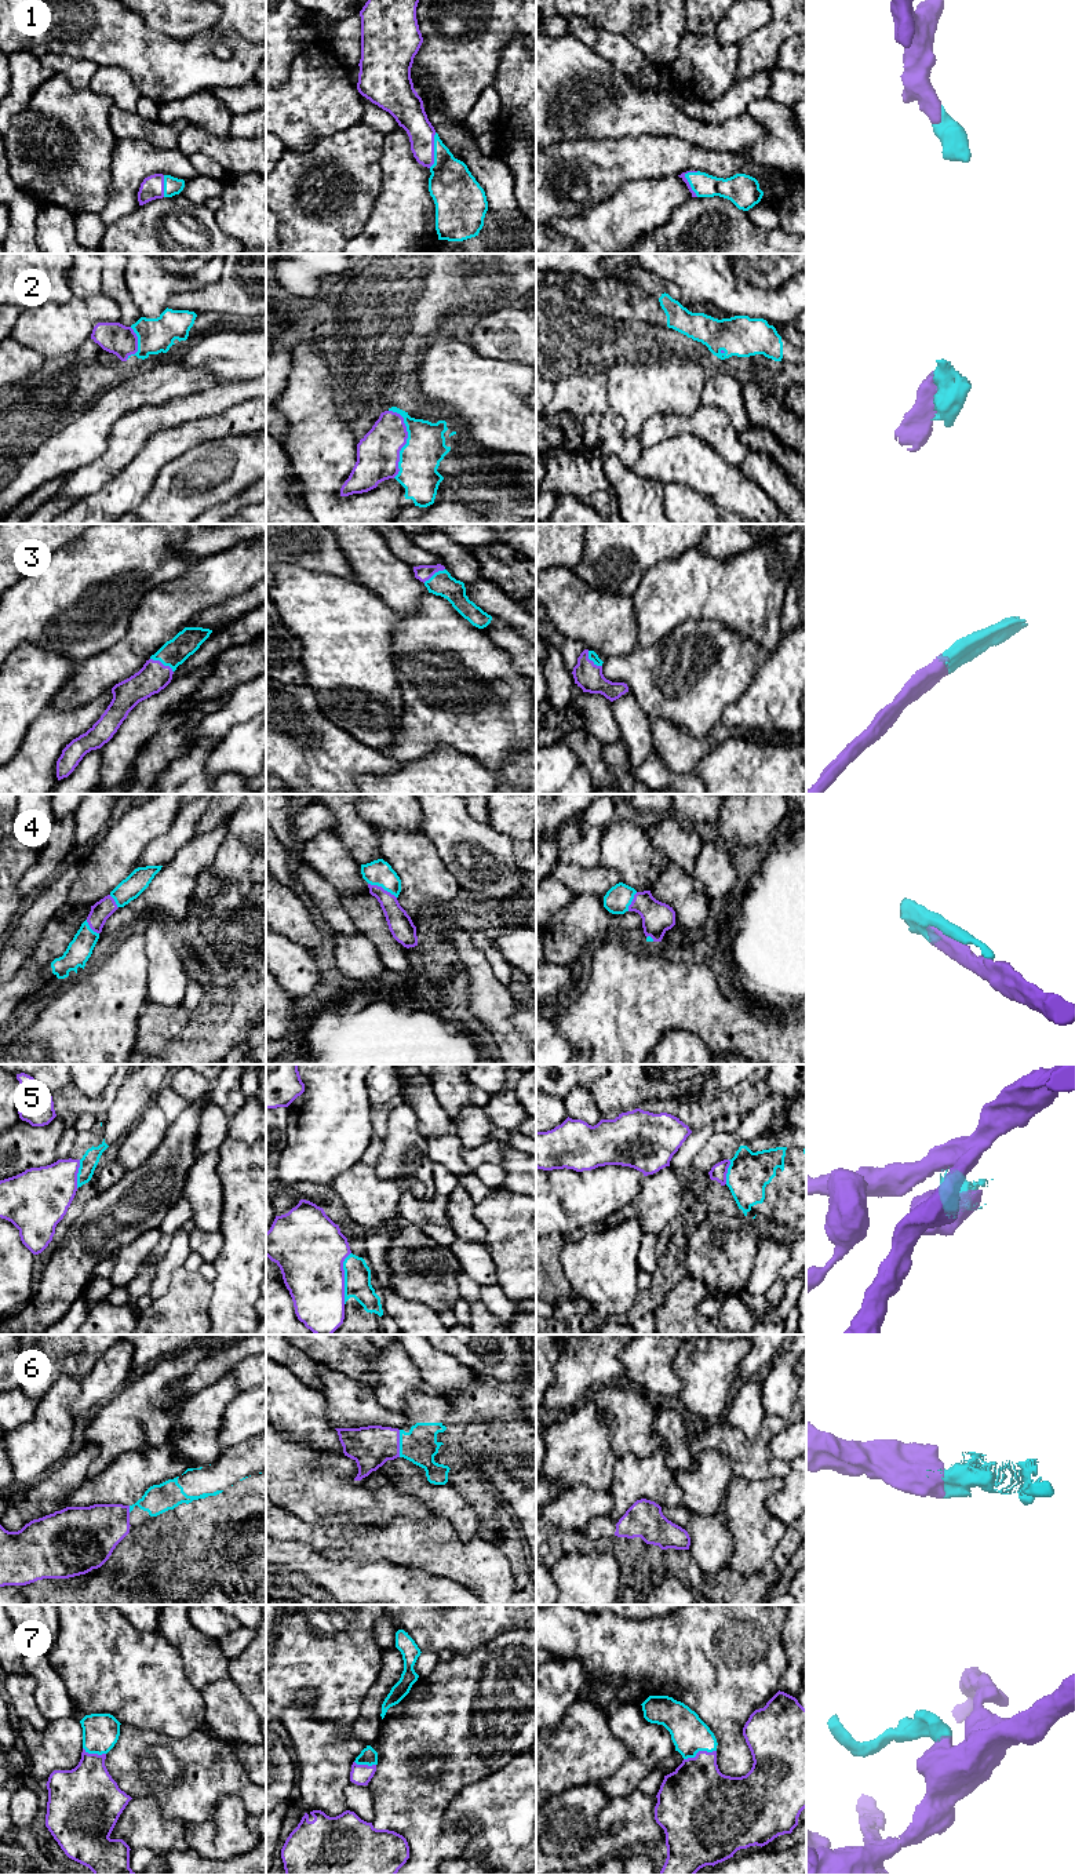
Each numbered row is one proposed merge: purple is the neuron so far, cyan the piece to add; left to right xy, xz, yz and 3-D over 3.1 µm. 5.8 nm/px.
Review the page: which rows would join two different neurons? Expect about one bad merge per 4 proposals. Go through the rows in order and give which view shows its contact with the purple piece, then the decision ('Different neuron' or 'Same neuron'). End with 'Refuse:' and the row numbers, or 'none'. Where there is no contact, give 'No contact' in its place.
1: Touches purple in xz. Same neuron
2: Touches purple in xz. Same neuron
3: Touches purple in xy. Same neuron
4: Touches purple in xz. Same neuron
5: Touches purple in xz. Different neuron
6: Touches purple in xz. Same neuron
7: Touches purple in yz. Same neuron
Refuse: 5

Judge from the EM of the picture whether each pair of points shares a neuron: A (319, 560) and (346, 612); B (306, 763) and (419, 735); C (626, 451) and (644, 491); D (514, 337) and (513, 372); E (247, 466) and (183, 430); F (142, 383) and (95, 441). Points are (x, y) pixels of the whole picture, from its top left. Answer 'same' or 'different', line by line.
A: different
B: different
C: different
D: different
E: different
F: same

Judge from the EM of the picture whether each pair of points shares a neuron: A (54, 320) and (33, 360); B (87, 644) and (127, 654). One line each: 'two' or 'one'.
A: two
B: two

